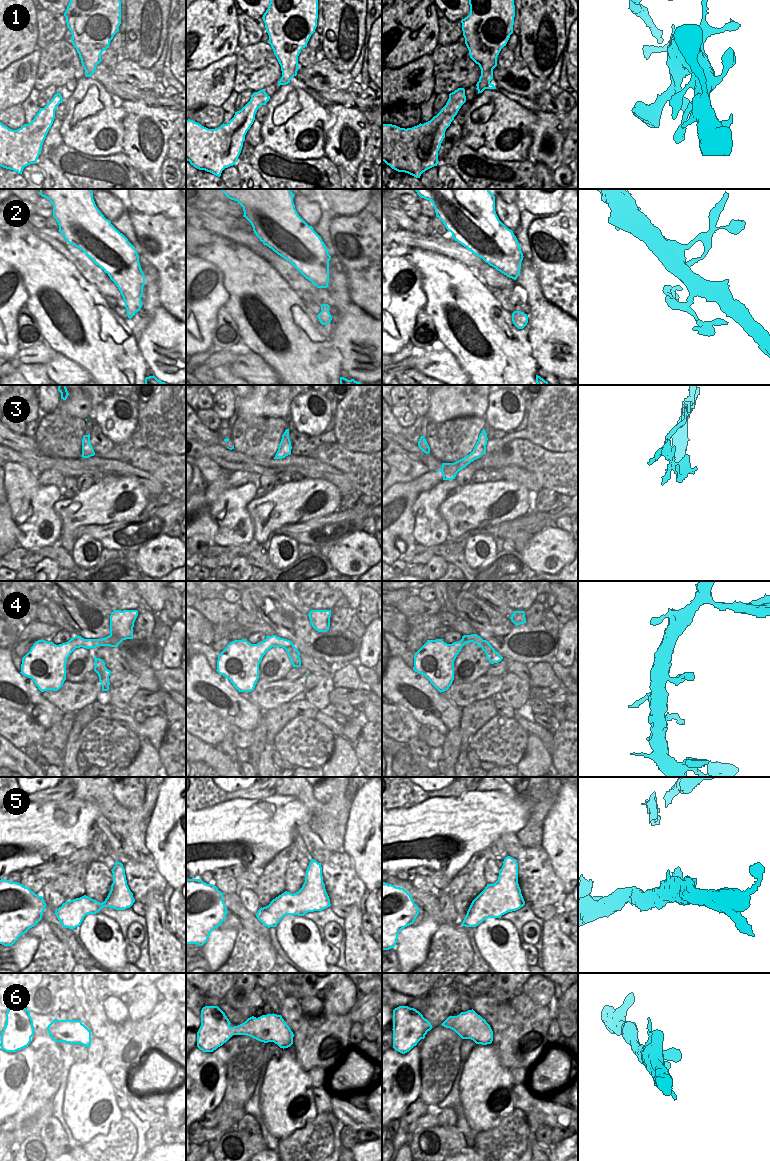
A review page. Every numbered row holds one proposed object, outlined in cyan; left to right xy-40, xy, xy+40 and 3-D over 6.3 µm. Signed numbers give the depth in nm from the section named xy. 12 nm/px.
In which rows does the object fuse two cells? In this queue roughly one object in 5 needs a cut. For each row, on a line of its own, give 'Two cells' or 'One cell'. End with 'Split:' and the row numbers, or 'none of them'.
1: One cell
2: One cell
3: One cell
4: One cell
5: One cell
6: One cell
Split: none of them

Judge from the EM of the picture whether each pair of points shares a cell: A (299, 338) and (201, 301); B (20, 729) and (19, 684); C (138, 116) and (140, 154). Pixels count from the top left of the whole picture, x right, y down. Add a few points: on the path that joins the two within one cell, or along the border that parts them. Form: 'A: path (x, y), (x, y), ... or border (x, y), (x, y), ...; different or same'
A: border (223, 282), (228, 294), (228, 301), (224, 306); different
B: border (10, 706), (25, 712), (40, 724); different
C: path (138, 126), (137, 140), (131, 146); same

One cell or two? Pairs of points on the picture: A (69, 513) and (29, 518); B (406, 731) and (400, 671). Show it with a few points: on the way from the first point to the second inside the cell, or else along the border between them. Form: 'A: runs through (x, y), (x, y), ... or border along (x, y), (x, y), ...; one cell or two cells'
A: border along (61, 497), (53, 505), (61, 521), (58, 538); two cells
B: border along (392, 703), (404, 706), (420, 724); two cells

